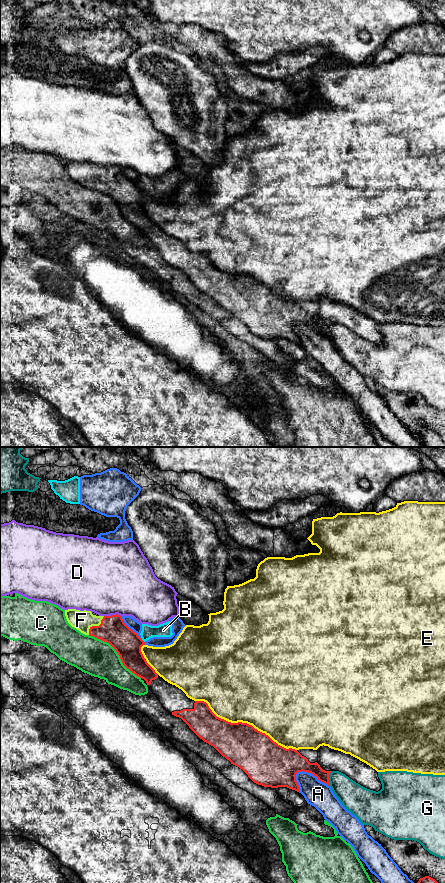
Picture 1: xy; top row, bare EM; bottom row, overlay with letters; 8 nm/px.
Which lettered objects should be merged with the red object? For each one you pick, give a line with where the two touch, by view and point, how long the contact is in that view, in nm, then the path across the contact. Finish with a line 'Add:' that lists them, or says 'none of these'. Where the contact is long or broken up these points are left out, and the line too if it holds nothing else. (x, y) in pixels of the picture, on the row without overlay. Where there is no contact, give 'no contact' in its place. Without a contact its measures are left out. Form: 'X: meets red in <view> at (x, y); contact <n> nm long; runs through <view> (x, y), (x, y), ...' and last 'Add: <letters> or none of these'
F: meets red in xy at (95, 178); contact 200 nm long
Add: F

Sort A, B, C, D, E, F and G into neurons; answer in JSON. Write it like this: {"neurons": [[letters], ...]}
{"neurons": [["A", "B"], ["C"], ["D"], ["E"], ["F"], ["G"]]}

